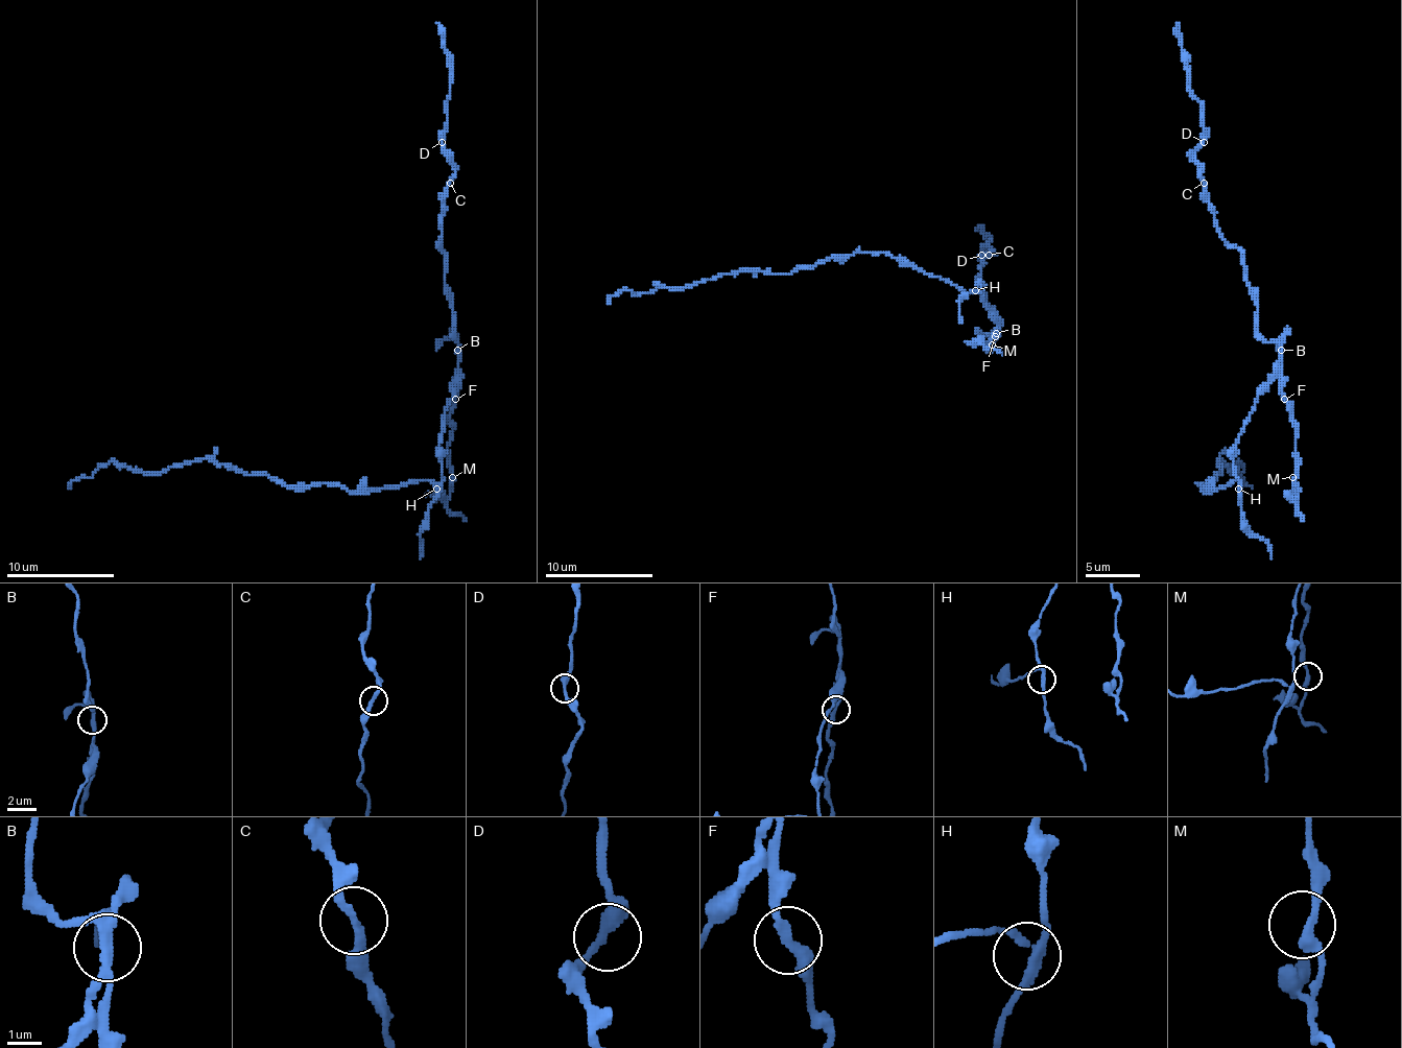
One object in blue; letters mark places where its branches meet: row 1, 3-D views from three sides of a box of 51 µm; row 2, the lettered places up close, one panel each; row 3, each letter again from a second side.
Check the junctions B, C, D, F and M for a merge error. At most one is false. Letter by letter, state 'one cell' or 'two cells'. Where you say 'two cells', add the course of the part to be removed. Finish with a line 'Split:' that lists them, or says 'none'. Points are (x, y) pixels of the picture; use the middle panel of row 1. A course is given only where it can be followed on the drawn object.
B: two cells | (997, 333), (981, 285), (965, 292), (854, 253), (789, 274), (618, 290), (608, 304)
C: one cell
D: one cell
F: one cell
M: one cell
Split: B

